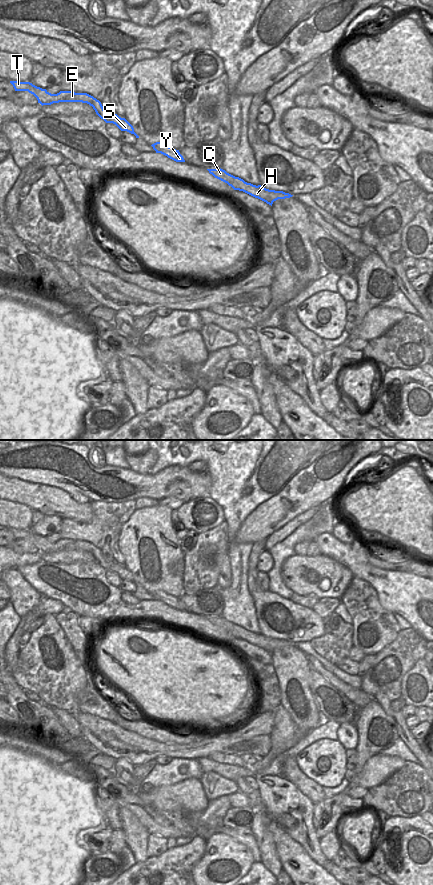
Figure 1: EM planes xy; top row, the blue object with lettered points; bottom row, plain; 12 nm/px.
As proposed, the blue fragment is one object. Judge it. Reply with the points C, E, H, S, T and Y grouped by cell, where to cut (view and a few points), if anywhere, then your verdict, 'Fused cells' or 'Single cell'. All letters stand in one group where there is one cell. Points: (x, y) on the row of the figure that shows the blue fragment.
Groups: C E H S T Y. No split. Single cell

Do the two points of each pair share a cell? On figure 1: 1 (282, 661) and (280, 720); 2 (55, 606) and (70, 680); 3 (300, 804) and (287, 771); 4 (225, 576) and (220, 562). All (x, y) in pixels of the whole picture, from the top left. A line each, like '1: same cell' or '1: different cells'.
1: different cells
2: different cells
3: different cells
4: same cell

